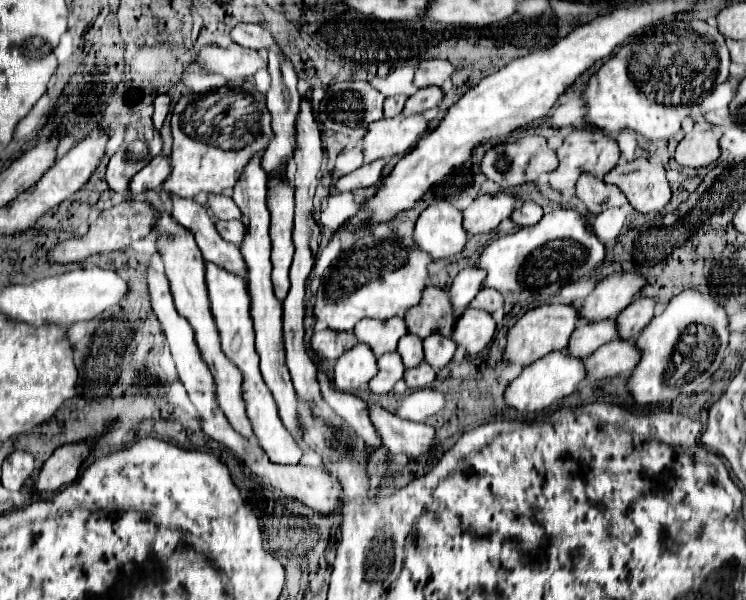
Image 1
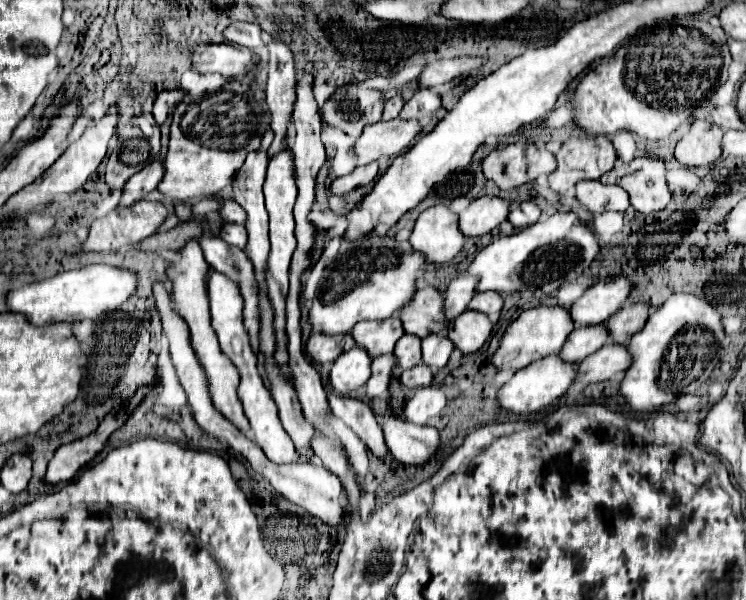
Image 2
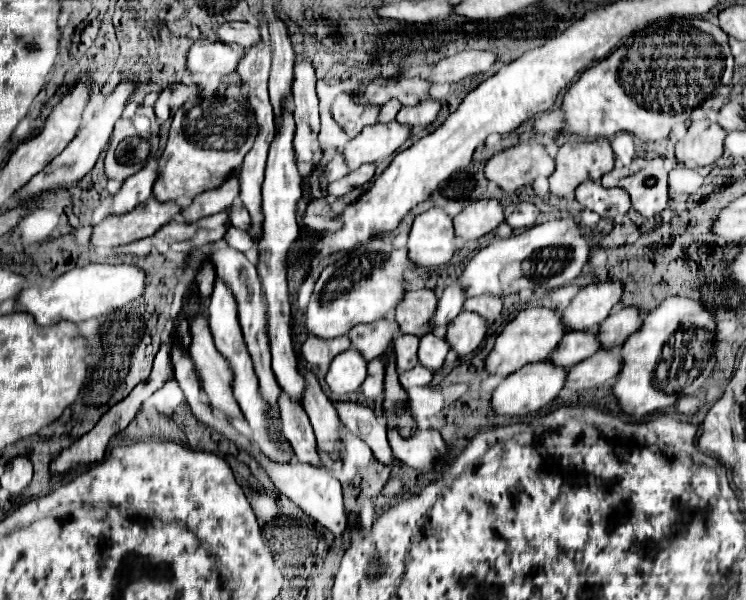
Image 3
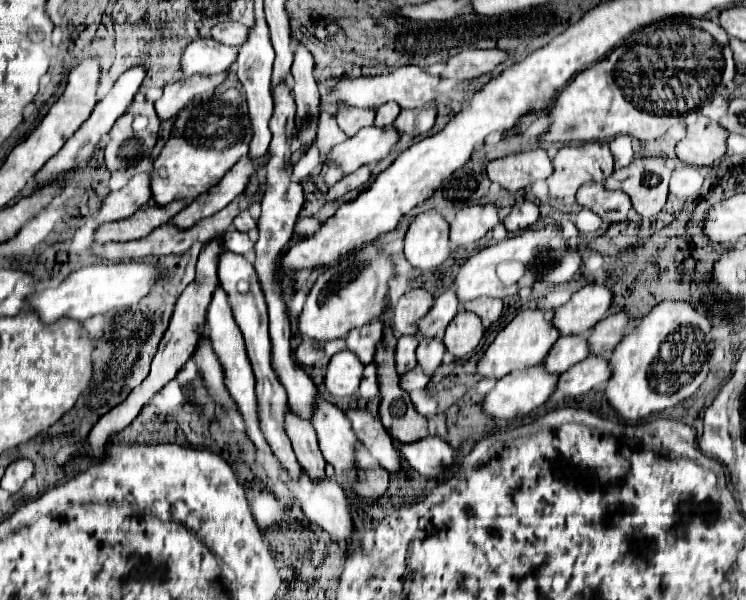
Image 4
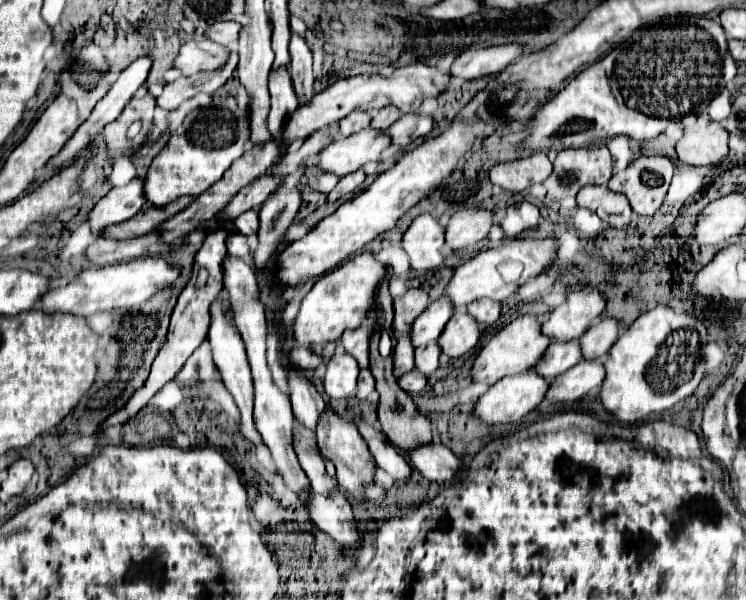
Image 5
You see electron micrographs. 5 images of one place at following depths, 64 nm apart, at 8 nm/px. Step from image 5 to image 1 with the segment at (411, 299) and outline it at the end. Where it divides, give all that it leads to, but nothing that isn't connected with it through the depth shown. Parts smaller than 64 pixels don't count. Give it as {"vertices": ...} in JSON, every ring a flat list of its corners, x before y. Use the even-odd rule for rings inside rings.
{"vertices":[[426,286,420,298,420,304,416,308,408,308,404,314,406,326,410,334,416,334,420,338,440,334,450,336,456,318,452,316,450,300,444,290,436,286]]}

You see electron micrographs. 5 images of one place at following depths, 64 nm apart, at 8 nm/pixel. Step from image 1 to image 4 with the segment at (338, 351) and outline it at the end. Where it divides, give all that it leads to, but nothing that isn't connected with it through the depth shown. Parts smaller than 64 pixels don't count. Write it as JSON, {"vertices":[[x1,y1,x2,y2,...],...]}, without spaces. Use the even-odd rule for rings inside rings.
{"vertices":[[340,338,340,340,330,340,330,342,326,342,326,346,324,348,318,348,318,346,314,346,316,342,312,342,312,340,306,340,306,342,302,342,296,350,294,350,294,360,298,362,298,364,302,364,302,366,314,366,314,368,318,368,318,366,326,366,328,362,330,362,330,358,338,352,338,350,344,350,344,340]]}

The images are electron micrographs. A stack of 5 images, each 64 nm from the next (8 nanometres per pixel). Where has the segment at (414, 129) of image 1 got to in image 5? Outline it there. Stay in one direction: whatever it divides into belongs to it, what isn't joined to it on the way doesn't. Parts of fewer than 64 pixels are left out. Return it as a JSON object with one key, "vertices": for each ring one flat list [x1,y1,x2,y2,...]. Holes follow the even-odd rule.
{"vertices":[[370,128,356,132,344,140,332,142,318,154,318,168,336,176,346,176,360,170,364,164,380,160,380,154,390,146,386,132,372,132]]}

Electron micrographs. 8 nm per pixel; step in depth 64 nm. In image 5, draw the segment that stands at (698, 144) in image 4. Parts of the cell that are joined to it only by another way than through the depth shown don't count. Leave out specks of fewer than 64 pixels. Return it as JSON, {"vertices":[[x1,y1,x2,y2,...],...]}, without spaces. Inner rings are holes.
{"vertices":[[698,114,696,122,684,128,684,136,676,144,678,158,690,166,718,164,728,154,728,132,708,118]]}

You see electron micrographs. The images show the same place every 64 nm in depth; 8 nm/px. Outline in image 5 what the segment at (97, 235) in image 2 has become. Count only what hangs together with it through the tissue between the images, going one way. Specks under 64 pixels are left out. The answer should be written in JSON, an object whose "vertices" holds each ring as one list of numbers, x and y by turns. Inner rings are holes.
{"vertices":[[182,196,174,202,170,202,168,206,160,206,160,208,156,208,152,204,144,204,144,208,132,220,128,220,124,224,114,224,112,228,106,228,104,238,126,240,126,238,146,236,146,234,154,232,162,222,170,220,172,216,176,216,178,212,188,208,194,200,196,200,196,196]]}

